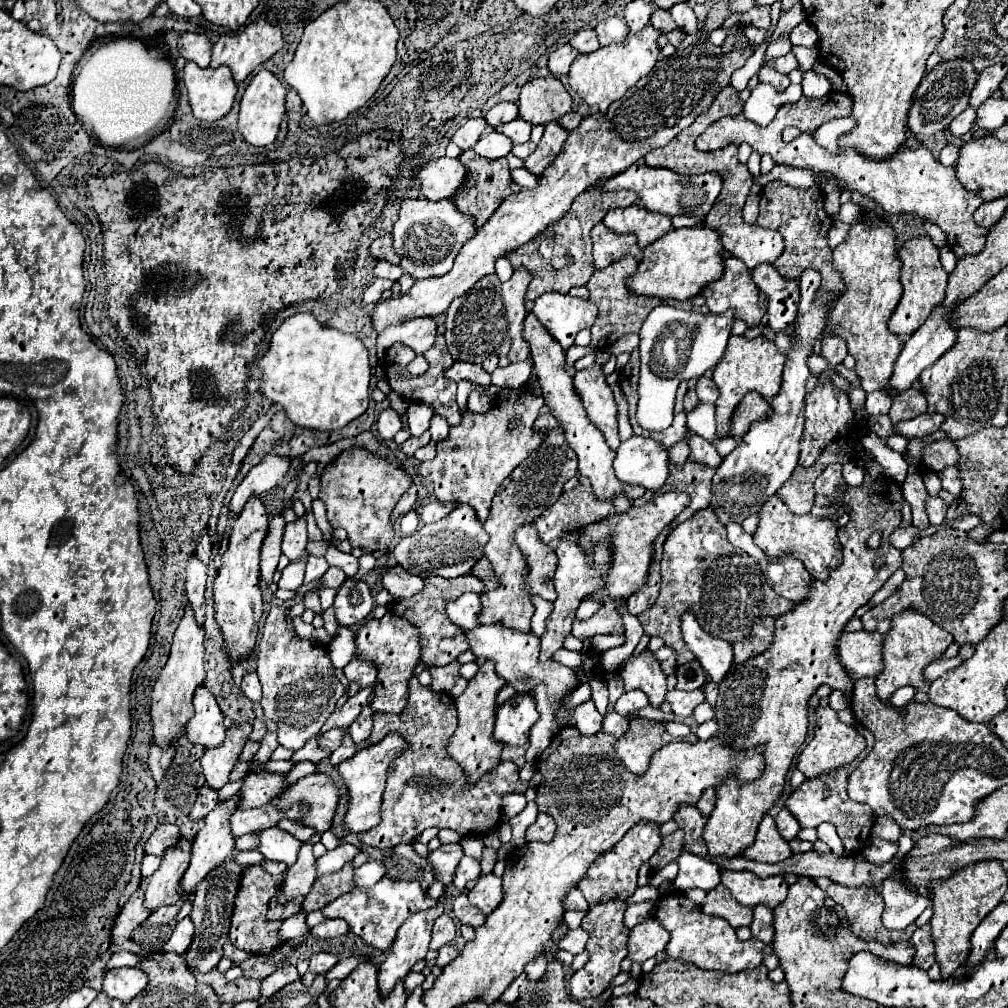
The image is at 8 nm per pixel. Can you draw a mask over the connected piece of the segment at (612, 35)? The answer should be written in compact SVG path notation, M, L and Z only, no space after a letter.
M617 18L615 22L609 20L609 22L599 22L597 28L597 38L599 38L599 44L601 46L607 46L607 44L613 44L613 42L621 42L625 40L625 36L629 34L629 28L625 24L623 18Z

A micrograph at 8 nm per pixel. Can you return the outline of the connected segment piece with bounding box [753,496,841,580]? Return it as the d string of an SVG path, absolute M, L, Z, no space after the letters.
M771 496L759 510L759 526L753 534L753 542L769 556L797 556L799 560L803 560L807 572L813 578L825 580L829 574L829 568L837 568L837 564L841 564L841 544L837 538L837 530L835 530L835 522L833 520L823 520L817 518L813 514L805 514L805 516L793 516L787 508L787 504L783 500L779 500L777 496Z

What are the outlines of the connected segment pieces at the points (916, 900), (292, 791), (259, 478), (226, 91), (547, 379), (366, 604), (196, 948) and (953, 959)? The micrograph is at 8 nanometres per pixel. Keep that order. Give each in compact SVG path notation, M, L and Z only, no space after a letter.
M895 870L881 884L881 898L885 902L883 924L889 930L903 930L917 920L917 916L929 906L925 896L919 896L909 884L901 870Z
M311 774L289 784L289 788L285 788L277 796L277 810L289 812L291 806L299 802L301 822L321 834L331 826L337 796L337 788L329 782L325 774Z
M267 454L261 464L257 464L245 478L243 482L235 488L231 502L229 502L229 510L231 514L239 514L247 502L247 498L255 492L255 494L263 494L267 490L271 490L273 486L281 484L285 472L289 468L289 458L281 458L275 454Z
M187 62L183 68L183 82L195 118L215 122L231 110L237 86L227 66L199 68Z
M527 312L525 322L523 322L523 338L527 340L527 344L531 346L531 358L533 358L533 368L537 378L541 380L541 388L543 388L543 398L545 404L549 406L551 414L555 416L555 420L559 422L561 430L565 432L565 442L573 448L573 452L577 454L579 460L579 474L587 476L591 480L593 486L593 494L599 500L609 500L613 502L615 496L625 494L629 498L629 502L635 502L637 498L641 498L645 494L643 488L633 488L633 486L623 486L615 472L613 472L613 450L607 446L603 434L589 422L583 404L579 400L579 396L573 392L573 376L561 366L565 360L565 350L561 348L561 344L557 344L557 340L553 340L553 336L549 336L549 332L545 332L543 324L535 320L533 312Z
M345 578L333 602L337 622L343 626L361 624L371 614L373 606L375 602L369 586L365 582L357 582L355 578Z
M229 858L225 864L209 872L209 876L197 888L193 910L189 914L191 922L195 924L195 936L185 952L185 962L195 972L205 974L217 968L219 960L223 958L223 944L227 942L227 932L229 932L229 916L233 914L233 896L237 892L237 876L241 876L241 872L243 866L235 864L233 858Z
M981 860L957 870L949 880L931 880L929 900L933 906L931 938L943 980L949 978L969 954L969 938L981 920L1001 902L1007 892L1007 874L997 860Z

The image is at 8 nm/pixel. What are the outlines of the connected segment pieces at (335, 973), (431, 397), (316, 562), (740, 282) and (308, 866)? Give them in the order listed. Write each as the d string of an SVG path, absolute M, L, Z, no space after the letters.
M347 958L347 960L341 960L341 962L337 962L327 974L325 974L325 978L327 980L333 980L333 978L337 978L337 980L341 980L341 978L345 978L345 976L349 976L349 972L355 968L359 964L359 958Z
M439 334L439 336L435 338L435 344L425 352L425 360L429 362L429 370L427 370L425 374L413 376L413 374L407 370L407 364L409 364L415 356L417 356L417 354L415 354L409 346L405 346L405 344L401 344L401 342L393 344L393 346L385 352L385 374L387 374L387 380L389 380L391 390L397 392L397 394L399 394L403 400L407 400L407 402L425 402L425 404L433 406L433 412L435 412L435 414L441 414L441 416L449 422L449 426L457 426L457 424L461 422L463 414L461 414L461 410L459 410L459 406L457 406L457 402L455 402L457 384L451 382L451 380L445 380L445 376L443 376L443 370L445 370L449 364L455 362L455 360L449 356L449 352L447 352L445 338Z
M310 555L306 563L305 577L303 584L309 584L320 578L329 568L324 557Z
M733 256L725 260L723 276L703 288L703 296L707 298L707 308L713 314L721 314L727 308L737 308L737 318L745 320L749 326L757 326L763 320L761 308L757 308L759 288L751 280L749 268Z
M311 842L303 844L299 850L299 856L297 856L297 862L285 870L283 882L275 894L279 904L285 904L297 896L309 894L309 890L315 882L315 856L313 856L311 848L313 848Z

